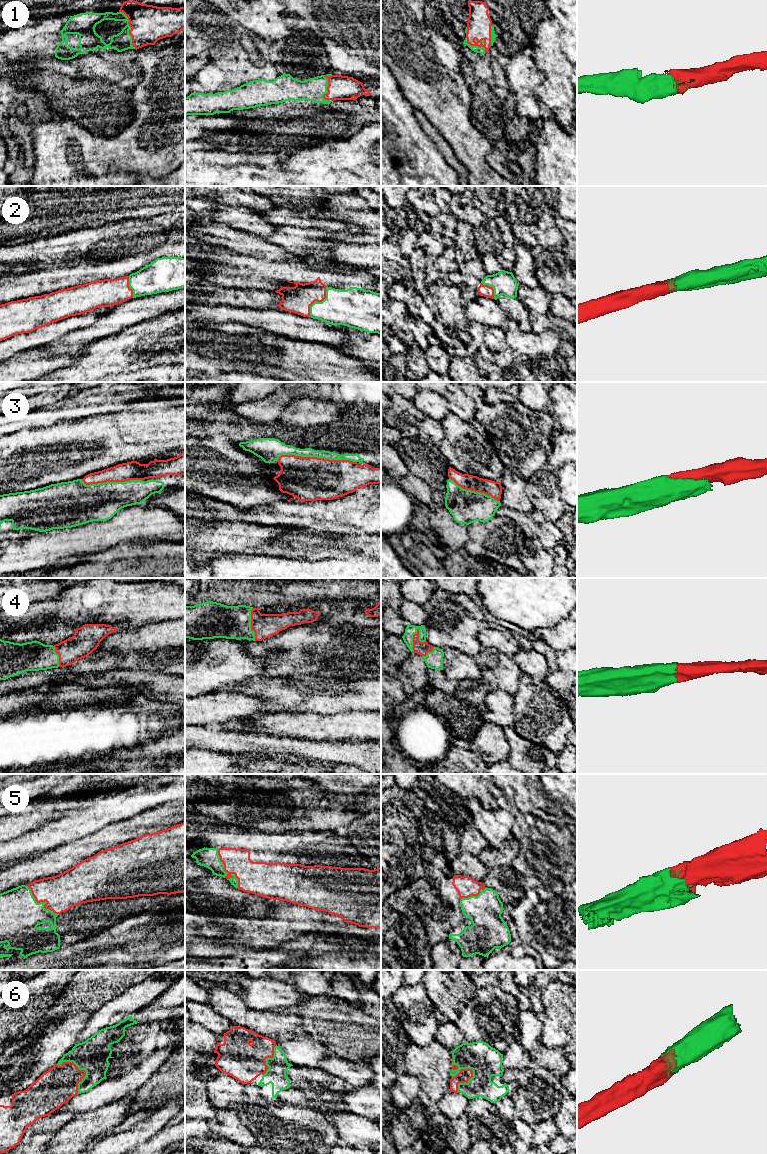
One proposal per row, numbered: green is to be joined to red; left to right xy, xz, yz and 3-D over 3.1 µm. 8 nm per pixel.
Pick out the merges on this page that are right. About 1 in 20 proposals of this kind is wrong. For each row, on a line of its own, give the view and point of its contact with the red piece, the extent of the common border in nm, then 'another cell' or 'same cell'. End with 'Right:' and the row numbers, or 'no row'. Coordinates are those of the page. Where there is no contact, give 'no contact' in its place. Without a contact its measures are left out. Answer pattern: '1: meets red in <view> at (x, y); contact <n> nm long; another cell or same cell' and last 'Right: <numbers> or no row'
1: meets red in xy at (131, 29); contact 340 nm long; same cell
2: meets red in xz at (318, 301); contact 280 nm long; same cell
3: meets red in xz at (308, 457); contact 500 nm long; same cell
4: meets red in yz at (413, 640); contact 200 nm long; same cell
5: meets red in xy at (41, 901); contact 360 nm long; same cell
6: meets red in xy at (82, 1070); contact 300 nm long; same cell
Right: 1, 2, 3, 4, 5, 6

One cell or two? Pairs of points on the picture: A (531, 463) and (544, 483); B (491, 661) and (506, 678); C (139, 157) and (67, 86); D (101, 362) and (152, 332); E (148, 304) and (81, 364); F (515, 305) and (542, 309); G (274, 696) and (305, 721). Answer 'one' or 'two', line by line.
A: two
B: one
C: two
D: one
E: two
F: two
G: two

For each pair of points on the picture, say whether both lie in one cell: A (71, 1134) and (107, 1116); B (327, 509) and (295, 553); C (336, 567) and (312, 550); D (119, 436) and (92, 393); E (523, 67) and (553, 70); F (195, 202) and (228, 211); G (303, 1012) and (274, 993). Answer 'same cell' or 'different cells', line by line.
A: same cell
B: different cells
C: different cells
D: different cells
E: different cells
F: same cell
G: different cells

